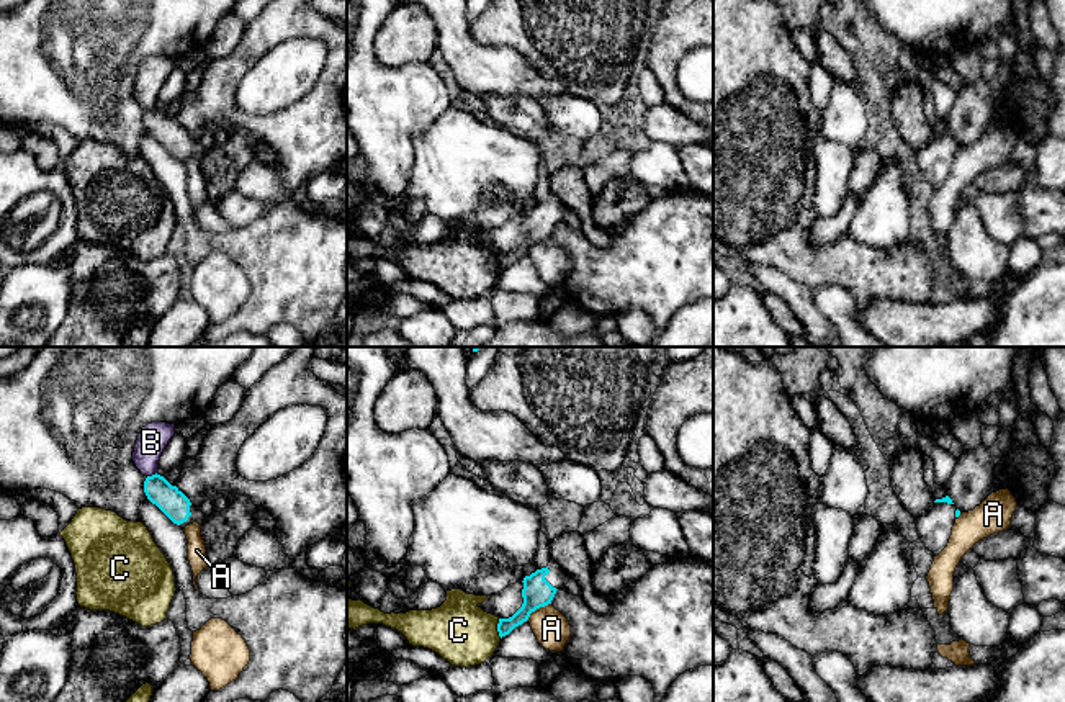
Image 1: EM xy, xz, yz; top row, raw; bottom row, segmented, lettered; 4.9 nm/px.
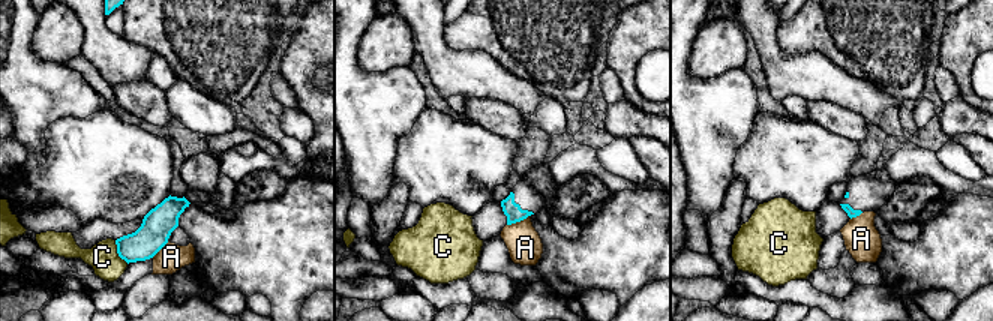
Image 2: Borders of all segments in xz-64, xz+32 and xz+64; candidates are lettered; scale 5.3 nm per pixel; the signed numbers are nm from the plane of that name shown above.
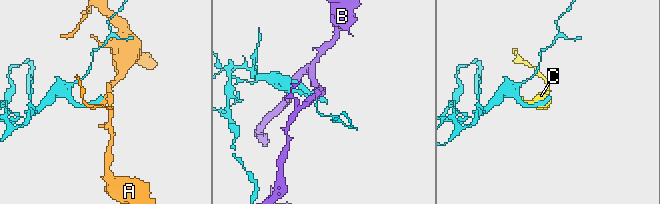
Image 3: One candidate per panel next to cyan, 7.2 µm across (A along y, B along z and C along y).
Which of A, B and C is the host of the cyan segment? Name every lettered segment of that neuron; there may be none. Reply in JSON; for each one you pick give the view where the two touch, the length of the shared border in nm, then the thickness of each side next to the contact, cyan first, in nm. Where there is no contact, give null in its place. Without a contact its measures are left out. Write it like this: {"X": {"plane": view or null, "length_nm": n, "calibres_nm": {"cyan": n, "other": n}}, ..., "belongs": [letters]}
{"belongs": []}

